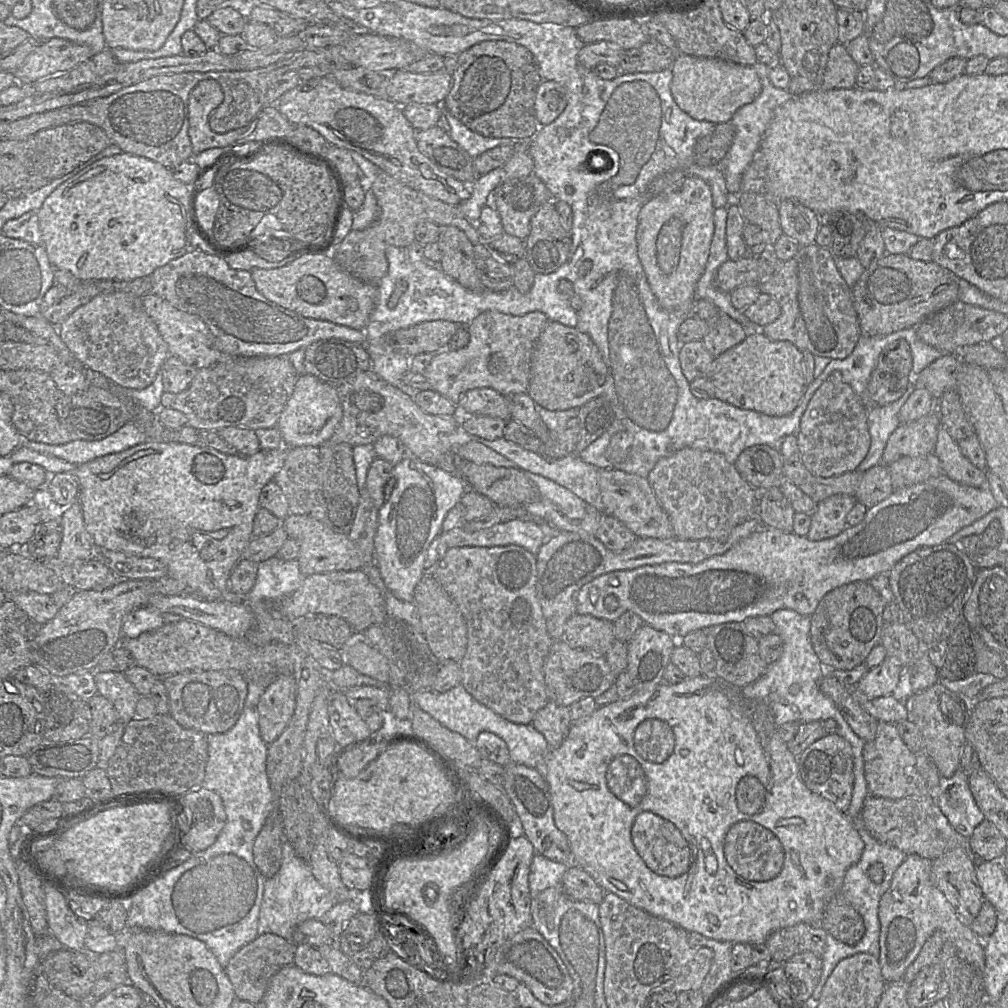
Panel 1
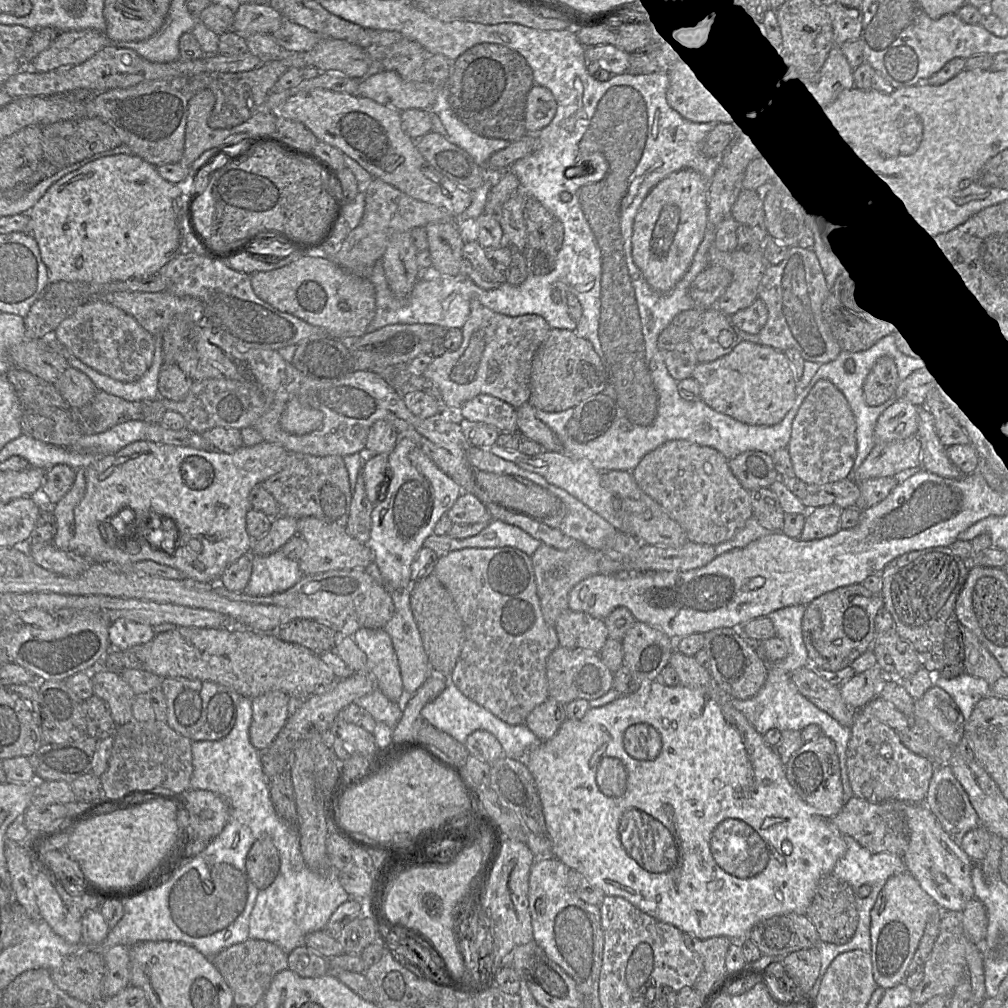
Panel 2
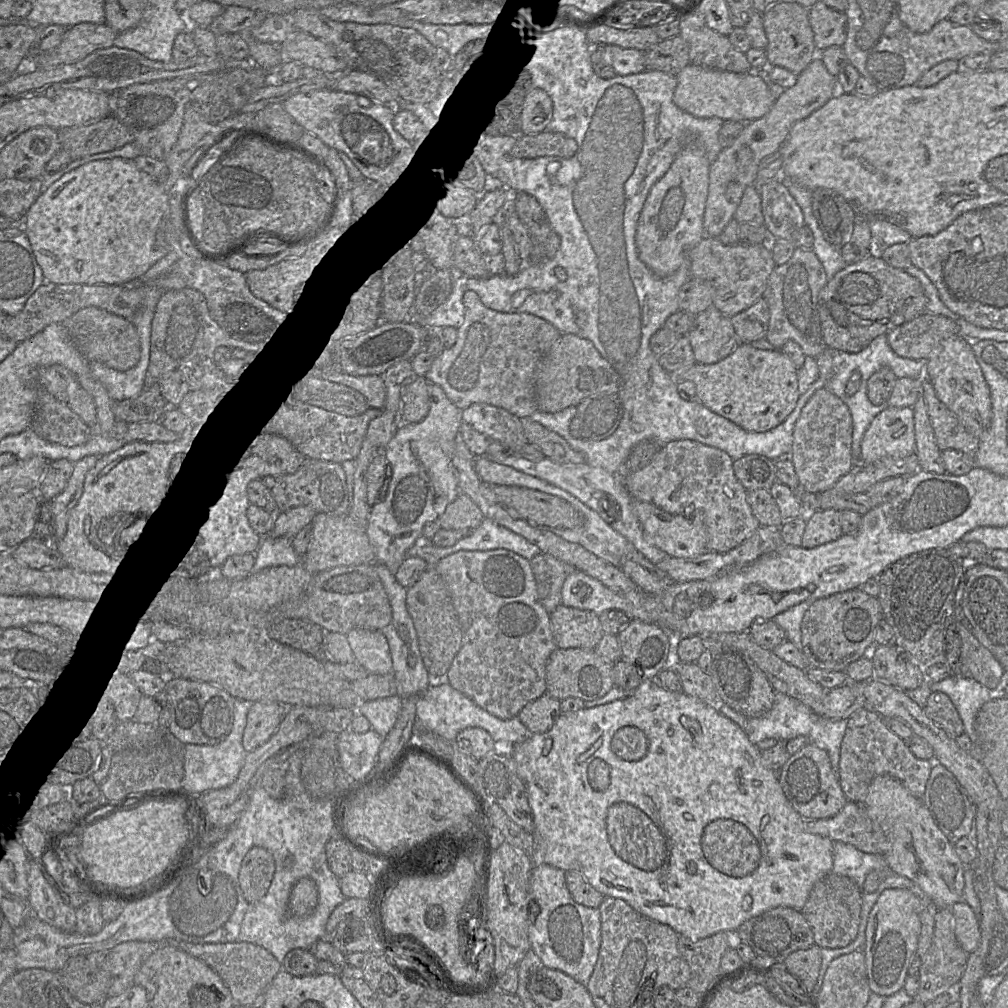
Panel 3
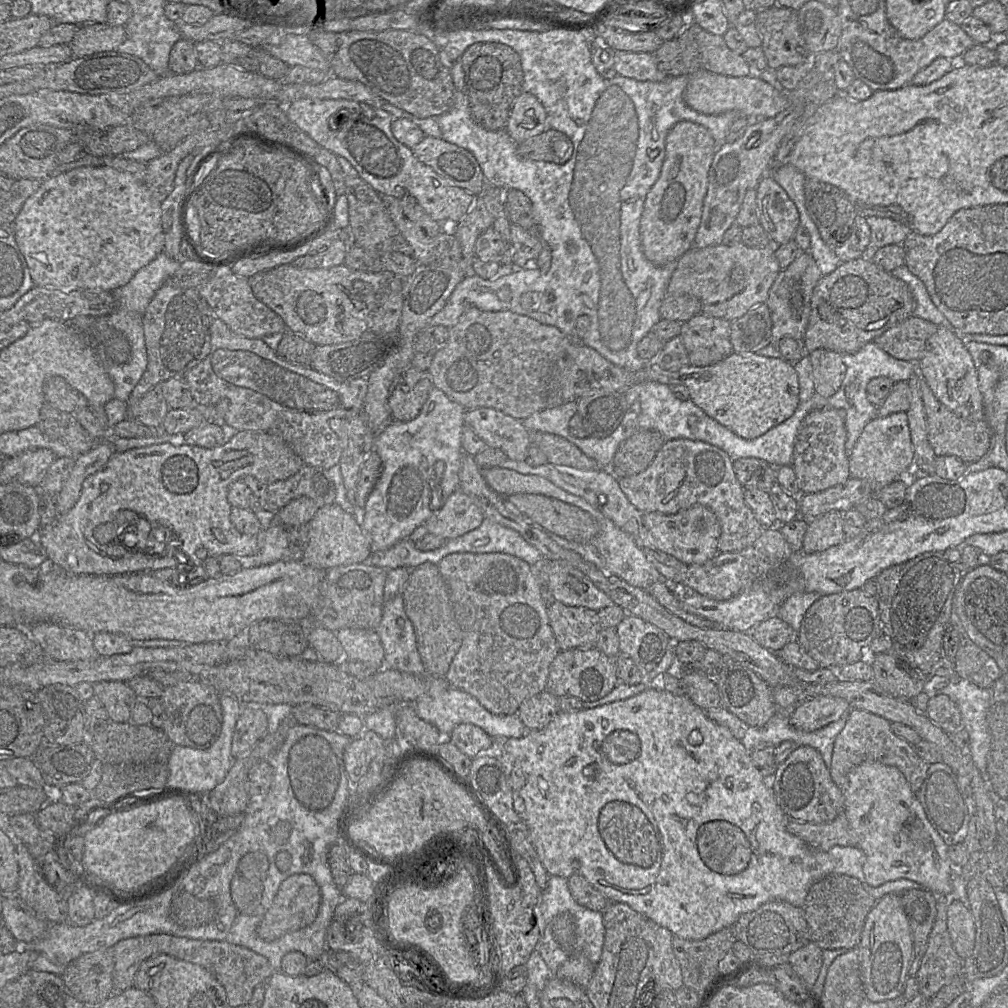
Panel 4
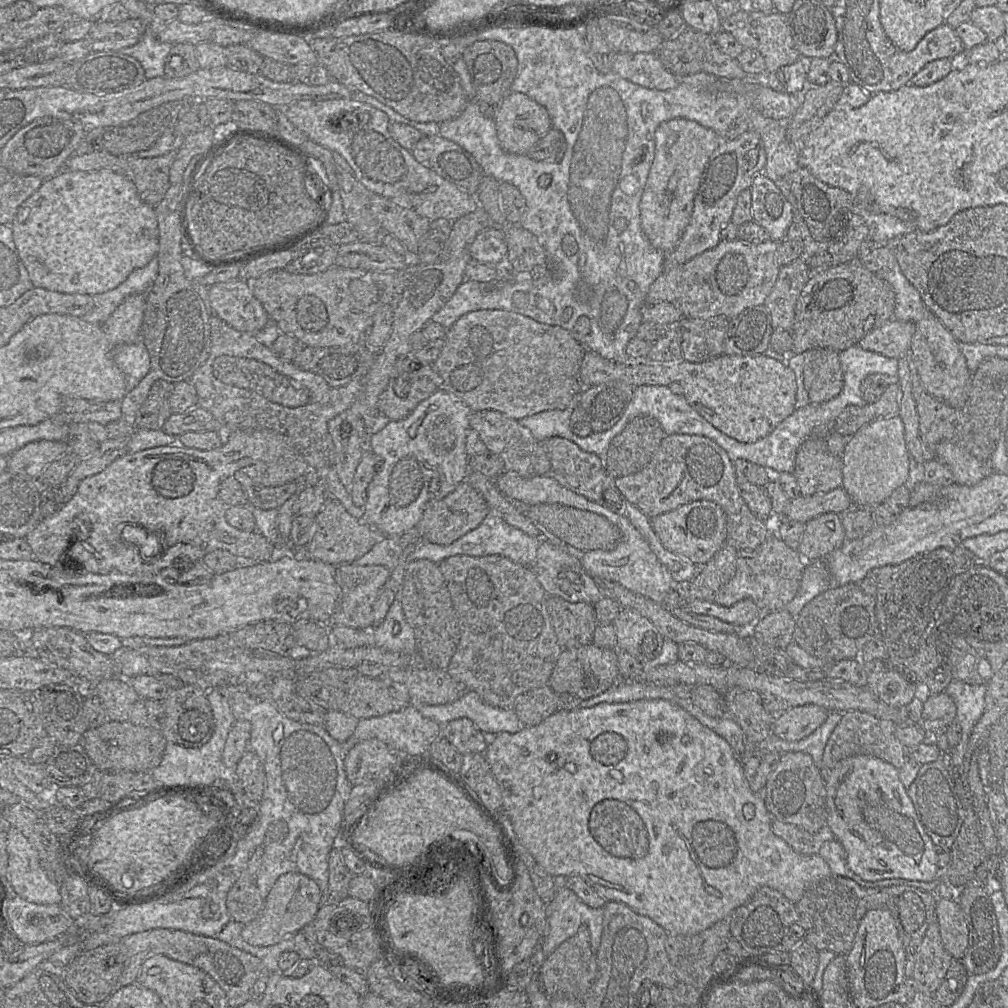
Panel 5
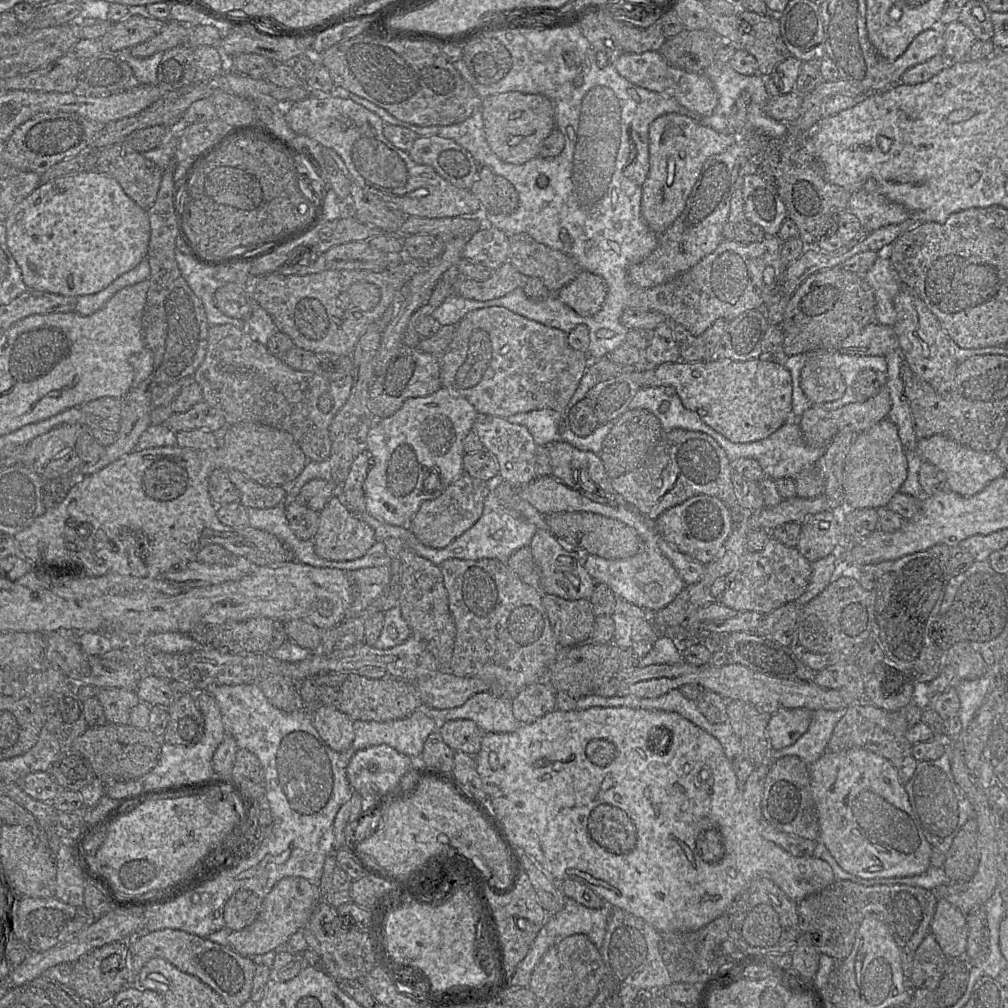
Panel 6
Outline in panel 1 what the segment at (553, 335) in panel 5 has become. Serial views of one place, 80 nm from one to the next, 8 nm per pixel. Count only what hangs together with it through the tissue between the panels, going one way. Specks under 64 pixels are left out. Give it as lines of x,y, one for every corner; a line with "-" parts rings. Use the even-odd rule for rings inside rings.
485,311
466,326
470,336
468,345
459,350
445,349
432,355
432,360
424,370
423,375
431,385
431,390
435,390
457,406
465,393
475,388
492,388
505,397
518,393
528,393
533,350
539,335
548,322
548,318
539,311
519,316
498,311

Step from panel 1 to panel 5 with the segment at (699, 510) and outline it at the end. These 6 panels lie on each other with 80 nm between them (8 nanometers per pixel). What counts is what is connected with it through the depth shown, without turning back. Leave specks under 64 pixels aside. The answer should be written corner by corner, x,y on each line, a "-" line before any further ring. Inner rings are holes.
671,434
662,439
648,464
634,474
614,479
614,485
629,503
649,518
697,500
715,502
721,507
726,517
725,544
732,545
738,551
754,550
765,542
773,526
770,521
763,521
754,516
745,504
739,493
733,465
725,450
710,438
699,435

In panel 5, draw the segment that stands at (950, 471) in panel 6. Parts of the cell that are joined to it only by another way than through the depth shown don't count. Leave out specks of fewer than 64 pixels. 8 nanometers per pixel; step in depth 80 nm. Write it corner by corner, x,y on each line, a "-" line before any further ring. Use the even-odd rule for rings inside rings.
942,441
935,447
934,458
946,465
953,474
954,483
961,485
975,485
993,471
988,461
977,459
950,441

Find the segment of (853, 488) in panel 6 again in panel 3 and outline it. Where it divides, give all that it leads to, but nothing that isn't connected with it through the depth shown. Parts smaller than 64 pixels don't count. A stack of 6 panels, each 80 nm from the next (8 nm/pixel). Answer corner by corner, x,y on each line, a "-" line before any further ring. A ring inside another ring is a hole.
889,407
878,414
864,433
860,462
916,454
913,407

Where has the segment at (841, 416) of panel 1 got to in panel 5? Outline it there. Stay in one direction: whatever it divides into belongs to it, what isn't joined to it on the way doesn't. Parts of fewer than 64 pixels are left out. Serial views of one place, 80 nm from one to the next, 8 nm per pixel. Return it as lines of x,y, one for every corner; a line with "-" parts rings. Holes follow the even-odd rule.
810,437
797,450
793,475
801,496
841,487
843,463
828,449
827,438

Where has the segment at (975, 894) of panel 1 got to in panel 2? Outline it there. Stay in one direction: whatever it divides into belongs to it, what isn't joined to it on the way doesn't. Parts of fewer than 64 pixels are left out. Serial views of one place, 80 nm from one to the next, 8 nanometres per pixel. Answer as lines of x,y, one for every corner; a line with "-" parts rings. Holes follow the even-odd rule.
908,804
906,822
909,832
908,848
903,855
906,870
919,881
943,911
960,913
970,900
976,899
971,877
971,859
960,843
953,841
943,830
925,804

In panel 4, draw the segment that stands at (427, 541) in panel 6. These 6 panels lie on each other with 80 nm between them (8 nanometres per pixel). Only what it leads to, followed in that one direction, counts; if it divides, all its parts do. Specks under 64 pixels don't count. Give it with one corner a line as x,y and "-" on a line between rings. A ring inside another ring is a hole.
459,488
425,521
428,534
445,540
460,537
478,528
485,515
479,505

